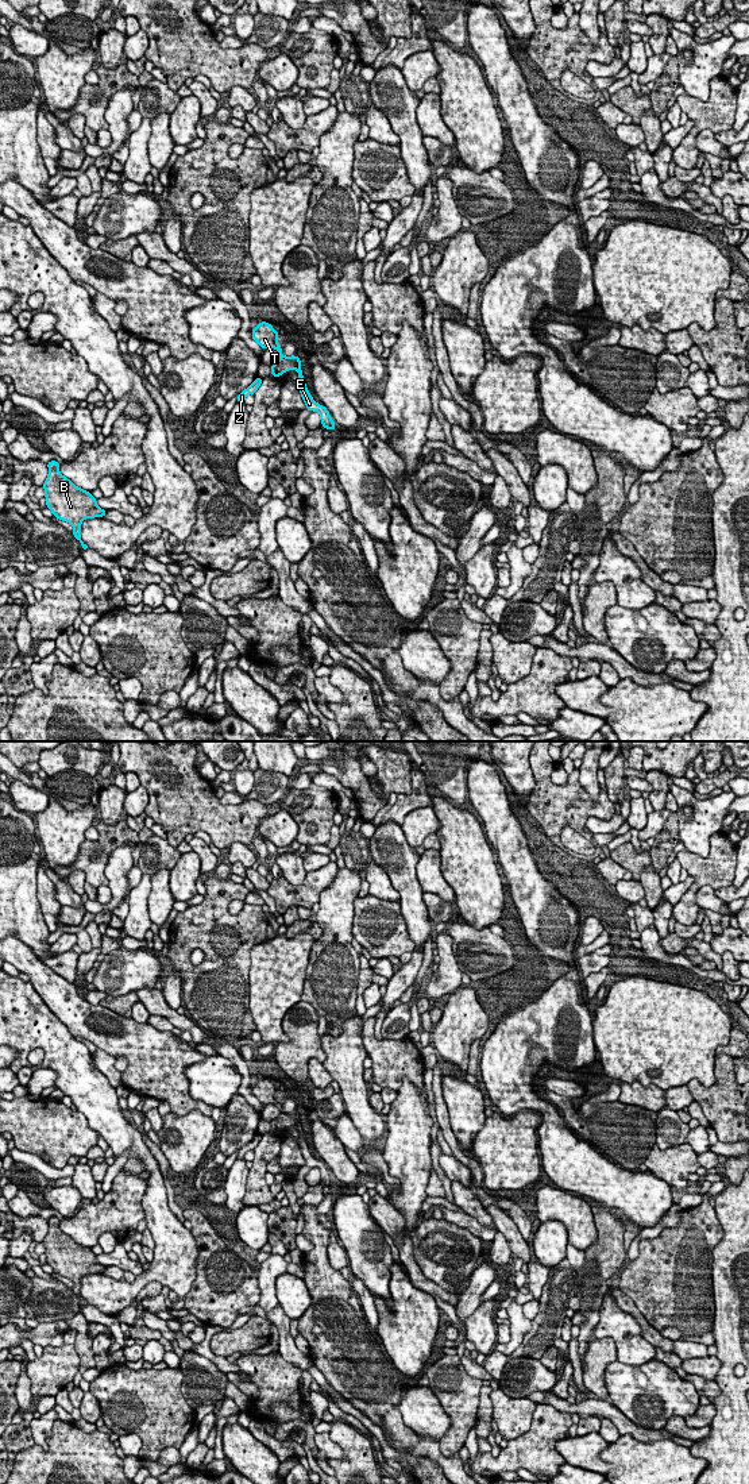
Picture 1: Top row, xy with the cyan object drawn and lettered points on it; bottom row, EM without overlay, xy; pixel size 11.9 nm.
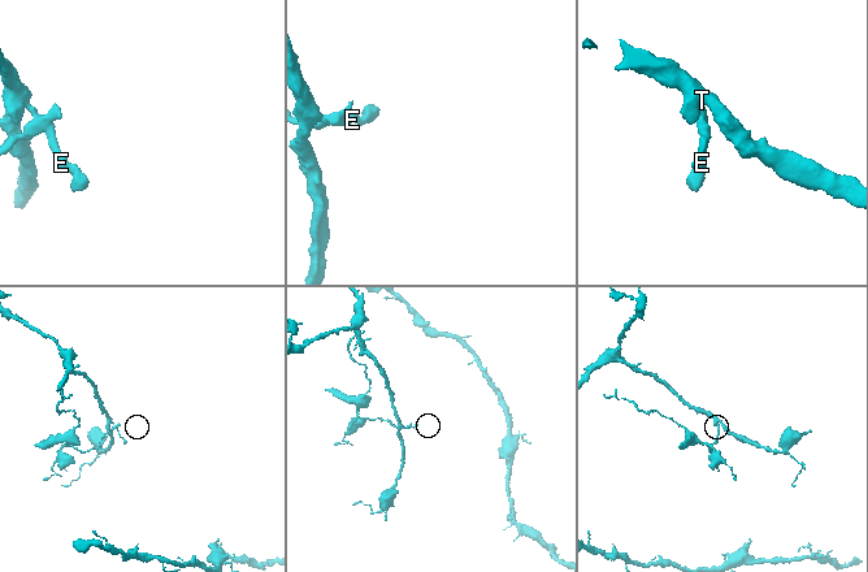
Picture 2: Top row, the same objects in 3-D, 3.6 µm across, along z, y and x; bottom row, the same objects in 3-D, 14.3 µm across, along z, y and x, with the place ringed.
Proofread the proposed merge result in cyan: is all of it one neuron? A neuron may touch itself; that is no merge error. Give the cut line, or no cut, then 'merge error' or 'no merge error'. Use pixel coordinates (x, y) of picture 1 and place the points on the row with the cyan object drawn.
cut xy (281, 355), (290, 359), (296, 366); merge error

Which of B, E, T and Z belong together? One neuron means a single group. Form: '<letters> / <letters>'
B Z / E T

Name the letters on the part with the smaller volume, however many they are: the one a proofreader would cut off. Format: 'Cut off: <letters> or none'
Cut off: B, Z

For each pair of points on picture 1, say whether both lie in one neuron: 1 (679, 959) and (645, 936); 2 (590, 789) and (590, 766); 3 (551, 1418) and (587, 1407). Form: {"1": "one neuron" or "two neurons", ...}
{"1": "one neuron", "2": "one neuron", "3": "two neurons"}

